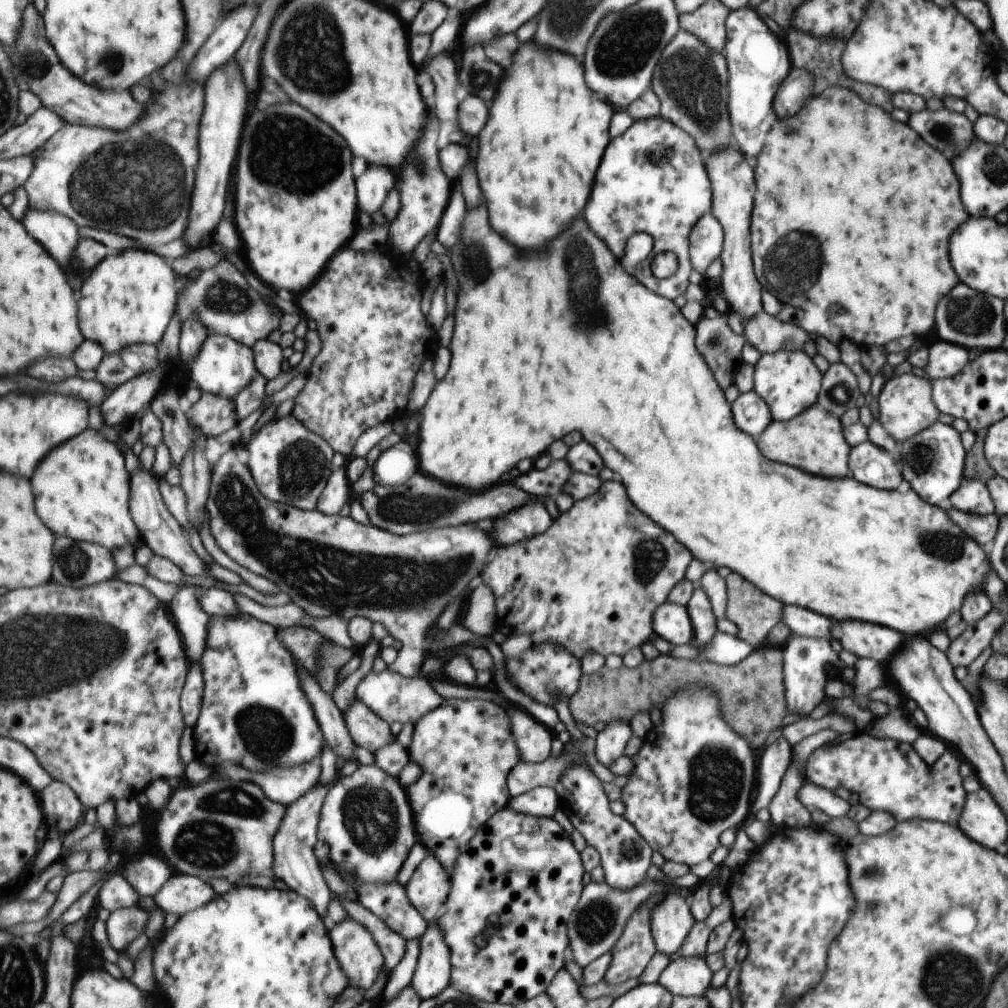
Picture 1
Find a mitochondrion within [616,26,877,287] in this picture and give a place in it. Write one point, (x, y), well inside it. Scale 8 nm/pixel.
(690, 78)

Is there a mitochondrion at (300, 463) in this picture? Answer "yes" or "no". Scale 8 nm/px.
yes

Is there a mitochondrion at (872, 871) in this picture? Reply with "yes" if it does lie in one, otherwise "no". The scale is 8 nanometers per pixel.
yes

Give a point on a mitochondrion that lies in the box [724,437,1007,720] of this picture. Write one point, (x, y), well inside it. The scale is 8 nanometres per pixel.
(945, 547)

